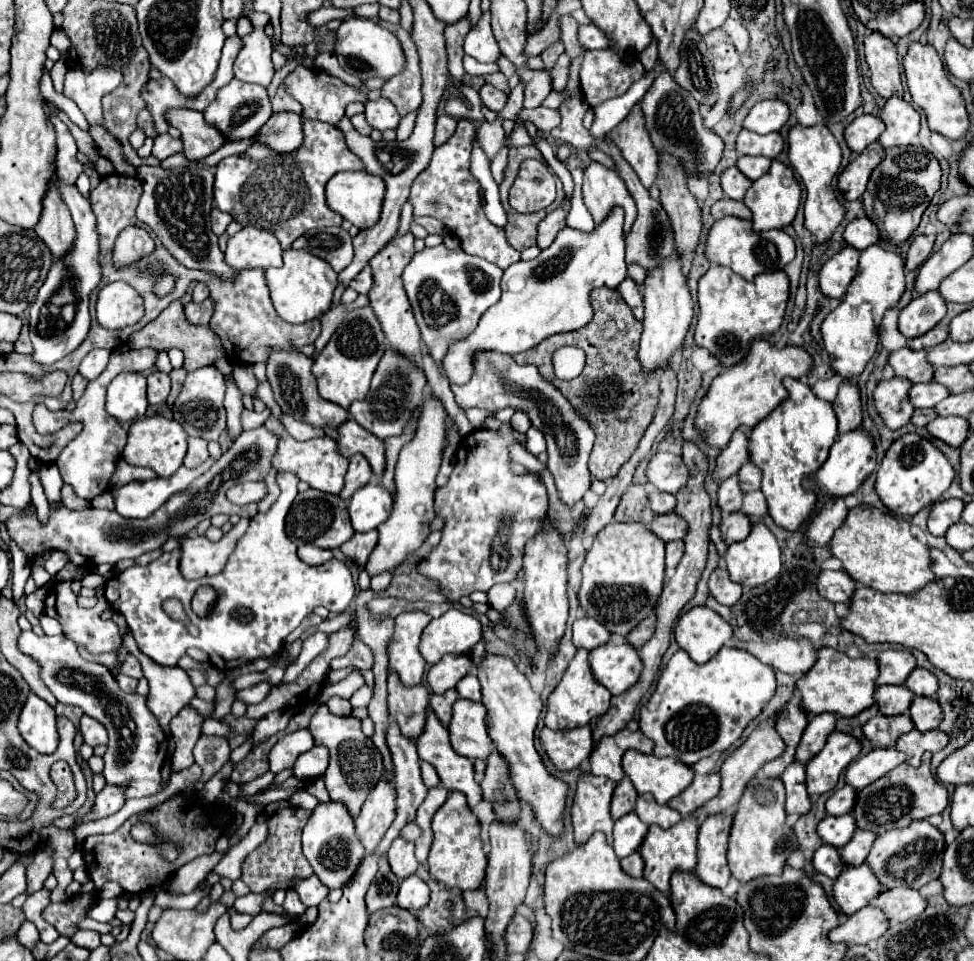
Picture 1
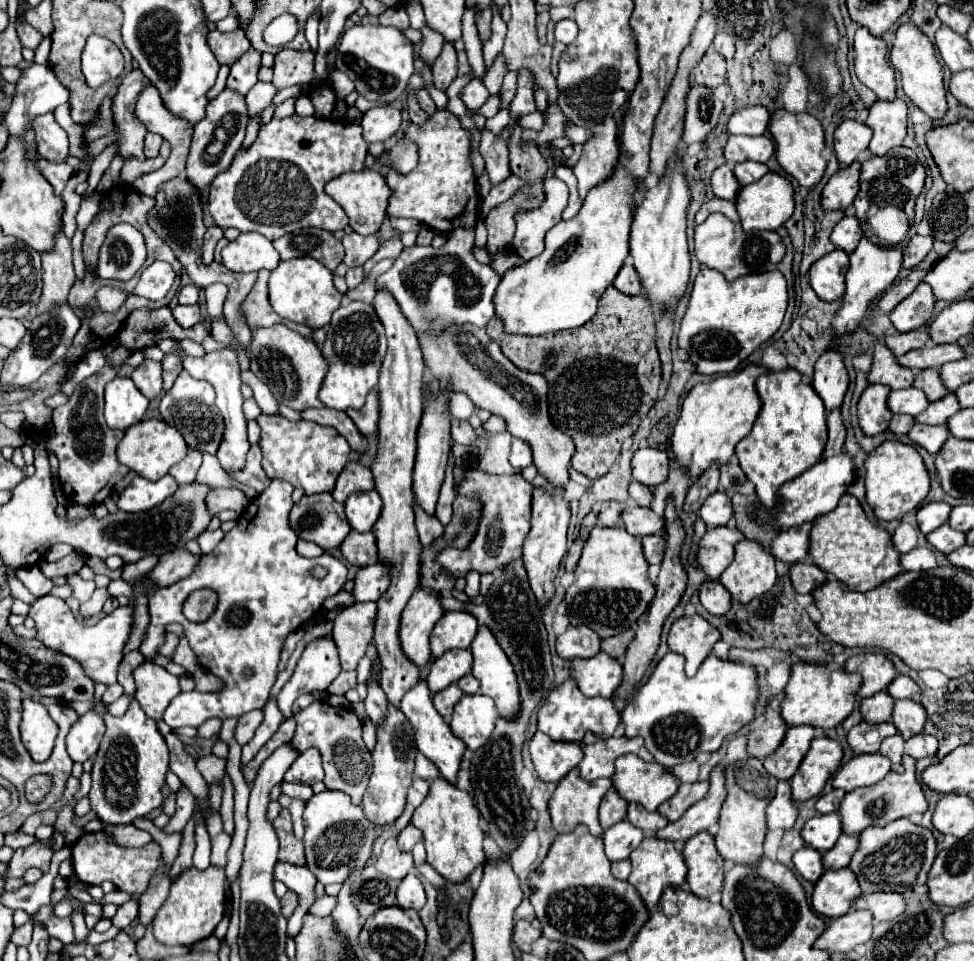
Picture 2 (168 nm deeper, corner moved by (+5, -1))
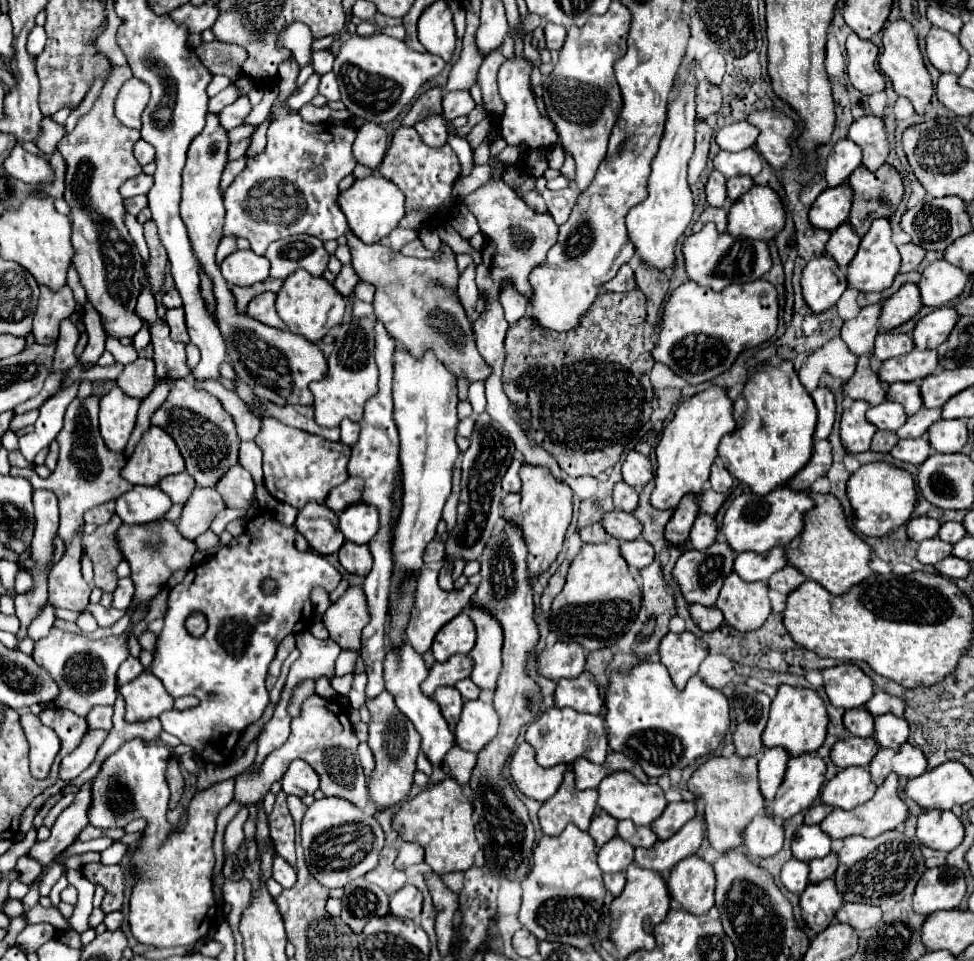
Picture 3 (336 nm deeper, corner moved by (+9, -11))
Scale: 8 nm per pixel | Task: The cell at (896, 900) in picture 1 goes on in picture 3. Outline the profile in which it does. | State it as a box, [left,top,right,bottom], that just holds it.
[836,904,882,932]

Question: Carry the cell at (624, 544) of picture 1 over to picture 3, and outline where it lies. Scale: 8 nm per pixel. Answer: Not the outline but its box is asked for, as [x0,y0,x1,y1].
[550,538,642,650]

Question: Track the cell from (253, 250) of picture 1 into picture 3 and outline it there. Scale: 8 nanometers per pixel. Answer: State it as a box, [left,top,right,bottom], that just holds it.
[220,250,270,286]

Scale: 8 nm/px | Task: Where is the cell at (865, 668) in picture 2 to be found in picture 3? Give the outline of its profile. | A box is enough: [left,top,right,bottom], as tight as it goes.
[822,664,874,708]

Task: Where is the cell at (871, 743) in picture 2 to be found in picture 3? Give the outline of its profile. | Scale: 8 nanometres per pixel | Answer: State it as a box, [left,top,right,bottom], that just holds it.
[832,736,880,768]

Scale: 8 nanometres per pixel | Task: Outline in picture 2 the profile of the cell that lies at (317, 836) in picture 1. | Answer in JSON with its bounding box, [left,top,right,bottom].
[304,790,378,886]

